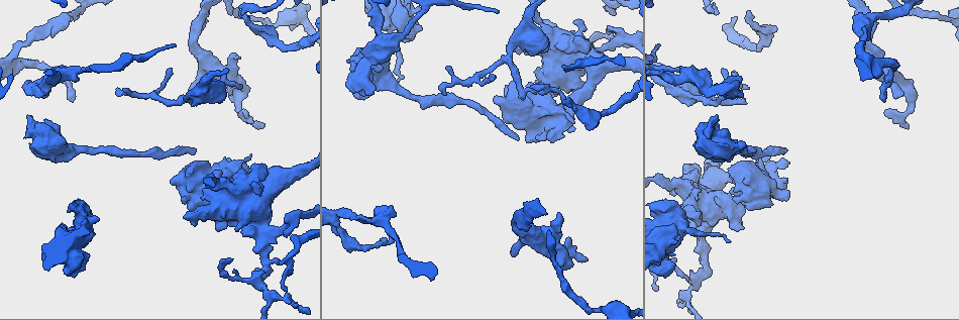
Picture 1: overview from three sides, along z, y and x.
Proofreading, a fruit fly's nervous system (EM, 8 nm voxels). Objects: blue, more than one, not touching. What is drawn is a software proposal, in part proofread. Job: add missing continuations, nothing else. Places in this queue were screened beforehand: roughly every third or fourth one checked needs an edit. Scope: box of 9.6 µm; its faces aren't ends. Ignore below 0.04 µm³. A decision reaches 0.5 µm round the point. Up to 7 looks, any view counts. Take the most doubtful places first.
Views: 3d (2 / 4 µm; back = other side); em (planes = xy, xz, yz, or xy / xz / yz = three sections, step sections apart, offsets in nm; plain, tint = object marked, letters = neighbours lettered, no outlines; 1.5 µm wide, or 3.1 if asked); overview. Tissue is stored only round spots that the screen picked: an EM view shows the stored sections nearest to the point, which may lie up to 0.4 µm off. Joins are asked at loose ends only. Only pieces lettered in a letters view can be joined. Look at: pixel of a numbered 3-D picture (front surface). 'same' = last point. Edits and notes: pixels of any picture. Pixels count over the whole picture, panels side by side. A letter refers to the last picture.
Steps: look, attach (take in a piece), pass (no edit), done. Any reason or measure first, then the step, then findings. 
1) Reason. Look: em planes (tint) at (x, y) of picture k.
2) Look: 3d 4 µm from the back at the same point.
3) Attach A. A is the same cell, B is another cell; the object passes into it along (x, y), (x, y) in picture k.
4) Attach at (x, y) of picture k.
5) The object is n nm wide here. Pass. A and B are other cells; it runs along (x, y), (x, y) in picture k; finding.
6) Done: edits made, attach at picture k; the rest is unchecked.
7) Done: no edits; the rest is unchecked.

Free end. Look: em xz step 4 (letters) at (356, 94) of picture 1.

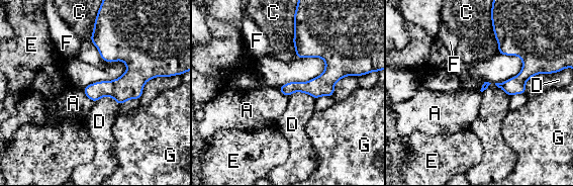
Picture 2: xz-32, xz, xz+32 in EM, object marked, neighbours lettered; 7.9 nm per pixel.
Look: em xy step 4 (letters) at the same point.

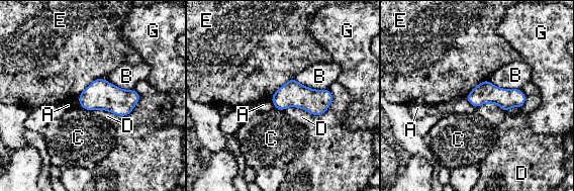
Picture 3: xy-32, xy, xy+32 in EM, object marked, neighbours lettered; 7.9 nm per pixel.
The object is 170 nm wide here. Pass. A, B, C, D, E and G are other cells; a border runs along (102, 77), (95, 78), (77, 96) in picture 3; none of them fits.

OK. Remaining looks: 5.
Thin end. Look: 3d 4 µm at (240, 87) of picture 1.

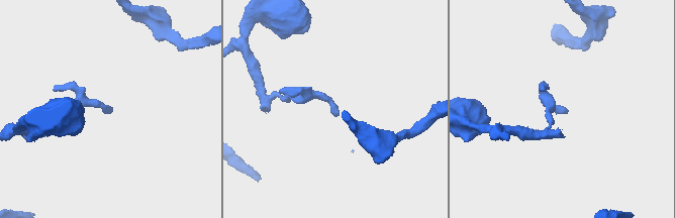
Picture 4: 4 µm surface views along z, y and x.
Look: em planes (plain) at (109, 111) of picture 4.

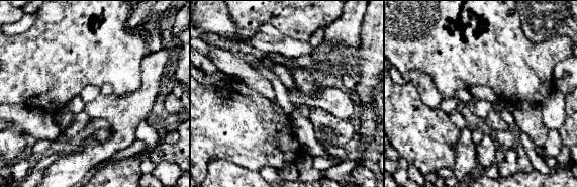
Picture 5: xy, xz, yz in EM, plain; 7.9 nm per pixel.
See the neighbours. Look: em planes (letters) at the same point.

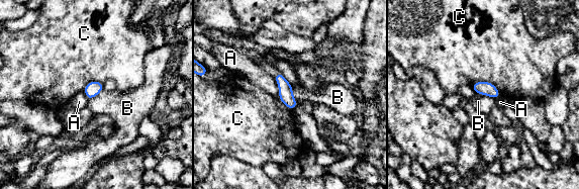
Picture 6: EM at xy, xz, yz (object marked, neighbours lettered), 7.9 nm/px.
The object is 110 nm wide here; the longest contact is with A, 280 nm. Pass. A, B and C are other cells; no lettered piece goes on from it.

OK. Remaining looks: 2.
Tapers out. Look: em planes (tint) at (231, 261) of picture 1.

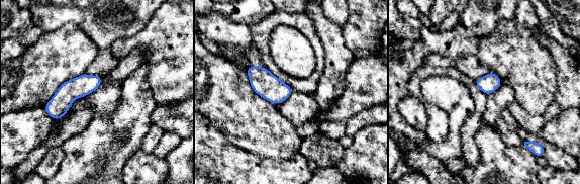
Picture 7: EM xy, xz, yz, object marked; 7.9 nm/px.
See the neighbours. Look: em planes (letters) at the same point.

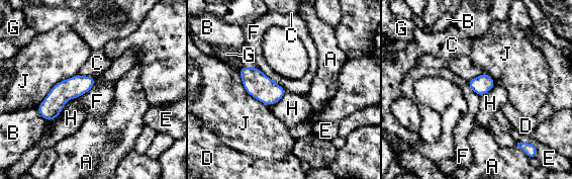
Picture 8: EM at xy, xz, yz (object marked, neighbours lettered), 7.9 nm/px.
The longest contact is with J, 420 nm. Pass. A, B, C, D, E, F, G, H and J are other cells; a border runs along (254, 67), (261, 70), (286, 92) in picture 8; none of them fits.

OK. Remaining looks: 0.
Done: no edits; the rest is unchecked.

